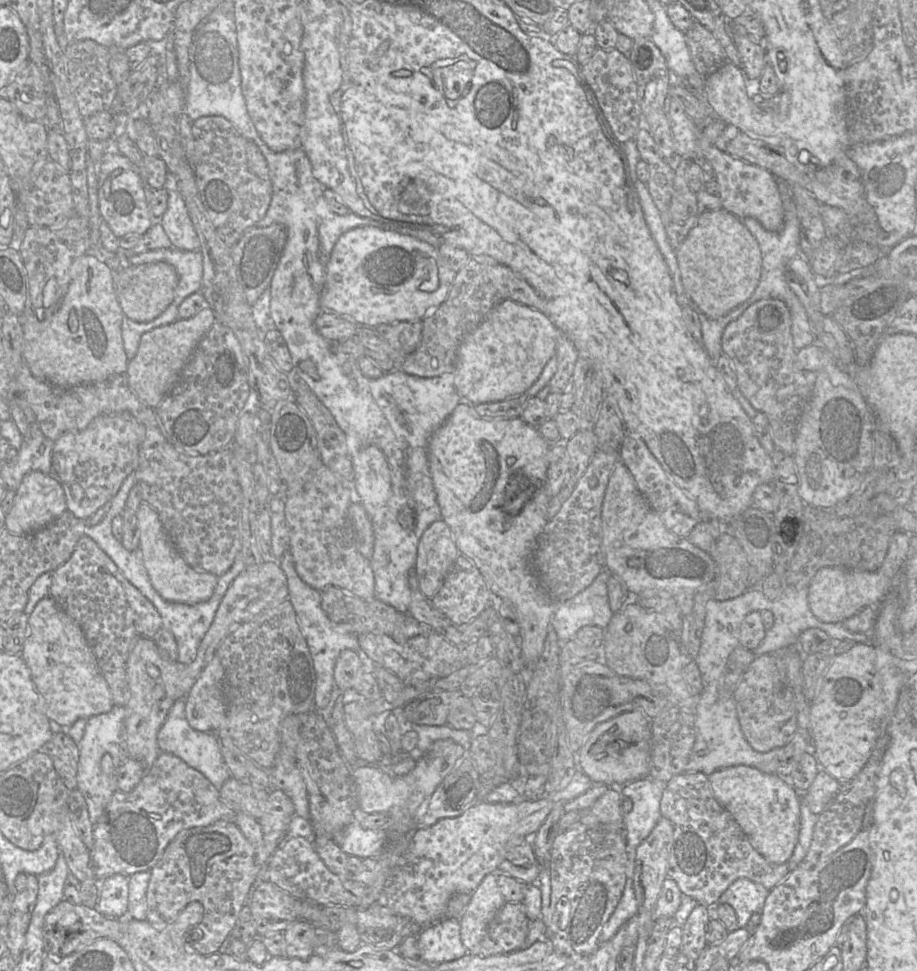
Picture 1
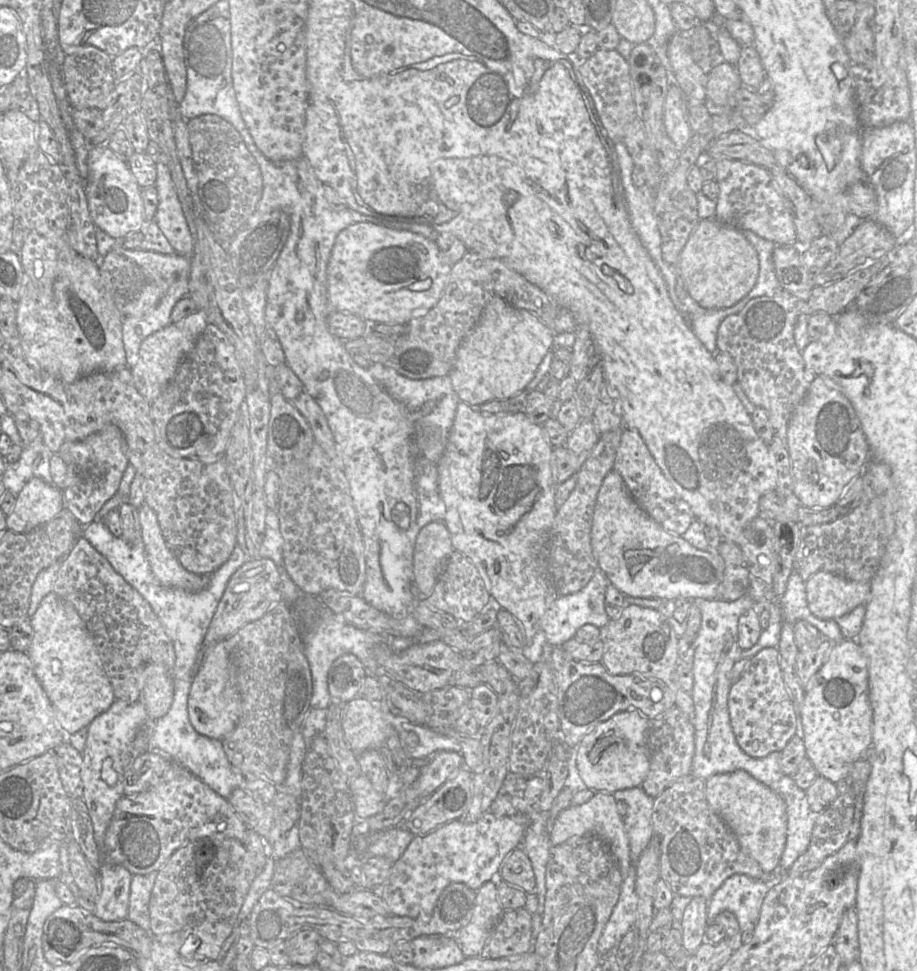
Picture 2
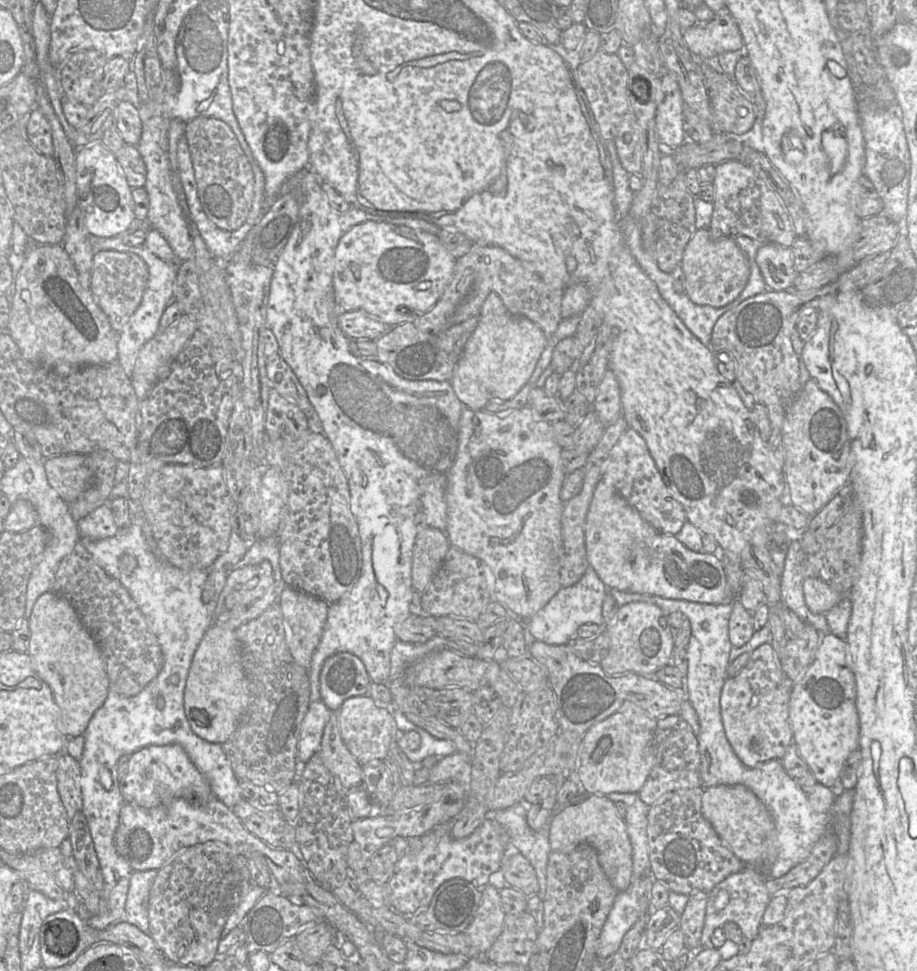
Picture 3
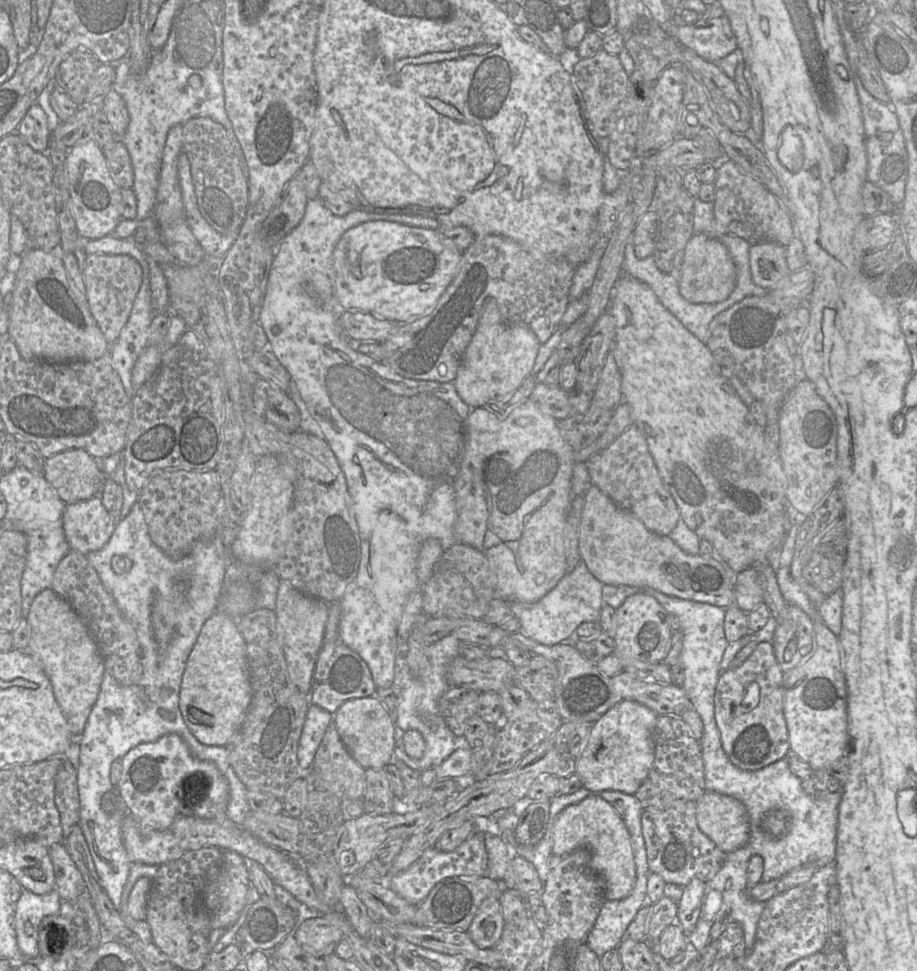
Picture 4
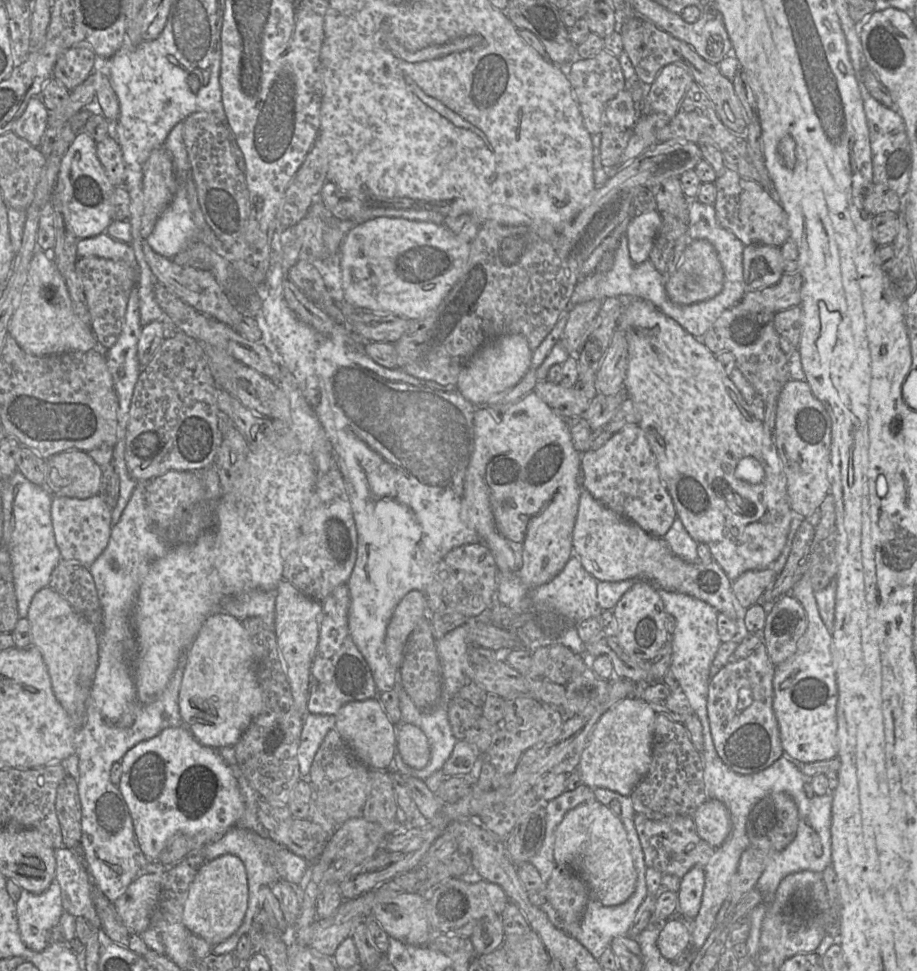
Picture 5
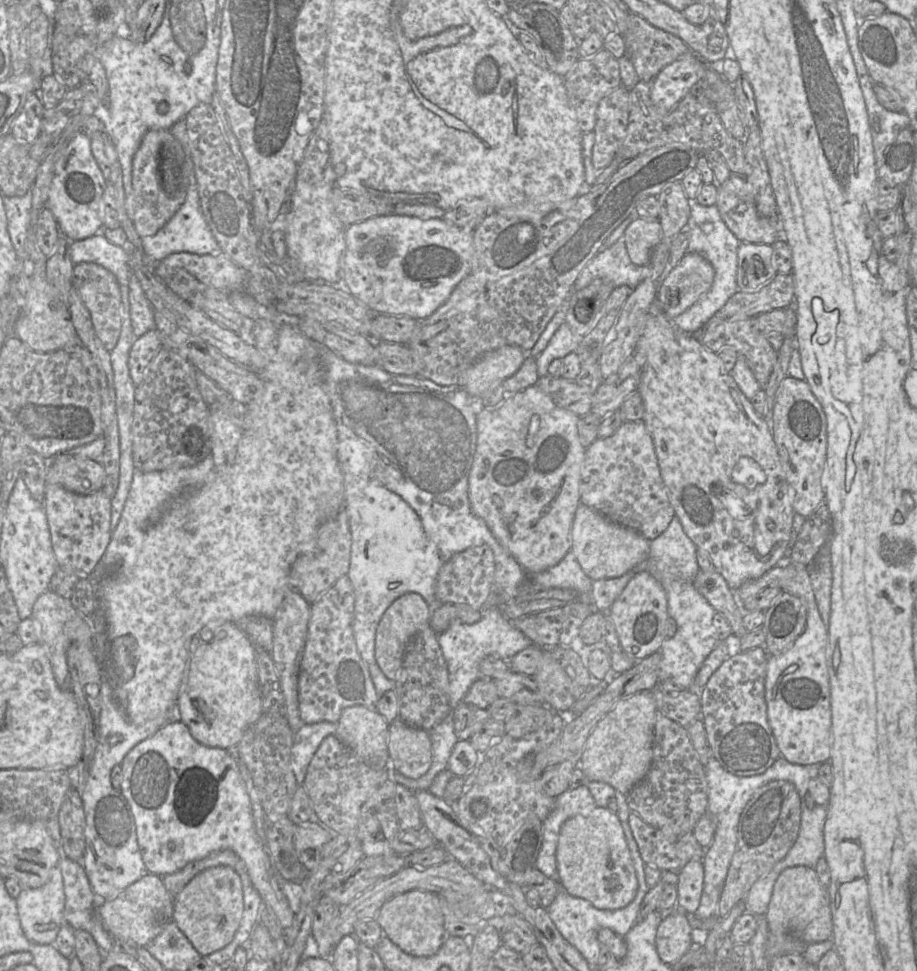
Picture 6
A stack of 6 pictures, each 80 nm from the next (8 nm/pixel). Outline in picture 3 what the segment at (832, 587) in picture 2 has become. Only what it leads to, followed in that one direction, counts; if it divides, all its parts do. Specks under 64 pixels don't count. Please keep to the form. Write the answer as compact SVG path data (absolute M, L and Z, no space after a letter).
M806 578L803 583L803 592L809 610L822 615L829 612L844 597L818 578Z

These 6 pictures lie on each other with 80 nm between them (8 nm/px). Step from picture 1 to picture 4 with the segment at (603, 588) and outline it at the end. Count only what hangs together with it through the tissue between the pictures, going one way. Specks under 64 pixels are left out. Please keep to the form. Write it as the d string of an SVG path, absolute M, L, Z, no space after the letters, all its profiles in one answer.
M583 561L578 563L574 570L566 573L558 584L540 600L532 603L524 602L509 602L511 611L514 613L521 625L520 632L534 641L543 645L556 645L567 640L574 633L574 631L584 622L598 621L602 609L602 587L603 584L599 582L593 574L589 571Z

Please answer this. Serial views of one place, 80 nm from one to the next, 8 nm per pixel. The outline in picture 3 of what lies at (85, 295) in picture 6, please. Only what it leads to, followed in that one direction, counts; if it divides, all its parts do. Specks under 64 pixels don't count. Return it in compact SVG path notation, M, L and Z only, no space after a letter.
M112 250L95 251L90 272L89 289L100 308L108 316L114 331L120 332L141 303L148 280L148 268L137 255Z

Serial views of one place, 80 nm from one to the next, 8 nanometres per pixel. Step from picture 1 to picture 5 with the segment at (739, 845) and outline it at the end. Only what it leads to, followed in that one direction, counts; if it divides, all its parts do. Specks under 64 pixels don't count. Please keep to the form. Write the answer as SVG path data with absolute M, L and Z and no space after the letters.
M636 814L634 824L646 866L662 874L682 878L694 866L705 867L716 850L699 837L693 816L667 817L654 821L643 814Z

